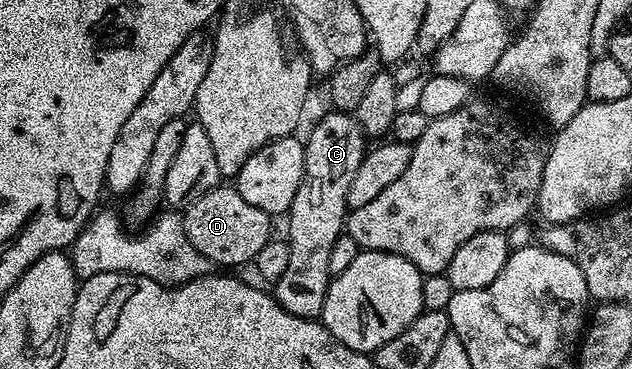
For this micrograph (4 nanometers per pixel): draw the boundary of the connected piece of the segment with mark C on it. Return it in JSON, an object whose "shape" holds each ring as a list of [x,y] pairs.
{"shape":[[[330,110],[327,111],[327,113],[327,116],[319,118],[318,125],[310,132],[310,137],[305,137],[304,140],[306,145],[306,153],[304,154],[304,178],[300,182],[300,190],[296,190],[296,198],[292,198],[292,206],[288,213],[288,219],[290,219],[288,270],[284,270],[284,274],[280,274],[280,278],[272,285],[274,301],[278,303],[285,312],[288,314],[296,314],[296,318],[308,318],[309,320],[318,320],[324,310],[324,298],[328,294],[328,286],[332,279],[330,271],[328,270],[328,257],[330,257],[332,245],[336,243],[336,238],[343,235],[346,227],[346,217],[348,215],[348,209],[346,207],[346,203],[348,202],[348,186],[352,186],[352,177],[355,176],[356,170],[360,170],[360,162],[366,157],[368,151],[368,137],[366,133],[362,131],[361,126],[358,125],[357,120],[354,119],[351,113],[339,112],[337,110]]]}

